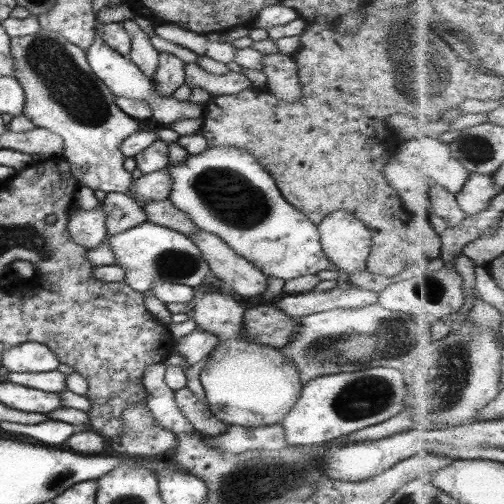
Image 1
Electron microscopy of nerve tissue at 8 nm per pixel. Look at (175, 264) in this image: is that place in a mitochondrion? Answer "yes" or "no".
yes

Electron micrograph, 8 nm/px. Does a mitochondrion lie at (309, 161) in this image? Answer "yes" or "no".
no

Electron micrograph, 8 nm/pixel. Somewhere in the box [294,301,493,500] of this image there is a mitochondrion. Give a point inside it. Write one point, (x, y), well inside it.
(452, 374)

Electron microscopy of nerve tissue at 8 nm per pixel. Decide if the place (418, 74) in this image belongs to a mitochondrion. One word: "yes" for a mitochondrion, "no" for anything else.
yes

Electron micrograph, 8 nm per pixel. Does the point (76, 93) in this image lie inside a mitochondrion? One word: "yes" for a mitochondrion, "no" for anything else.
yes

